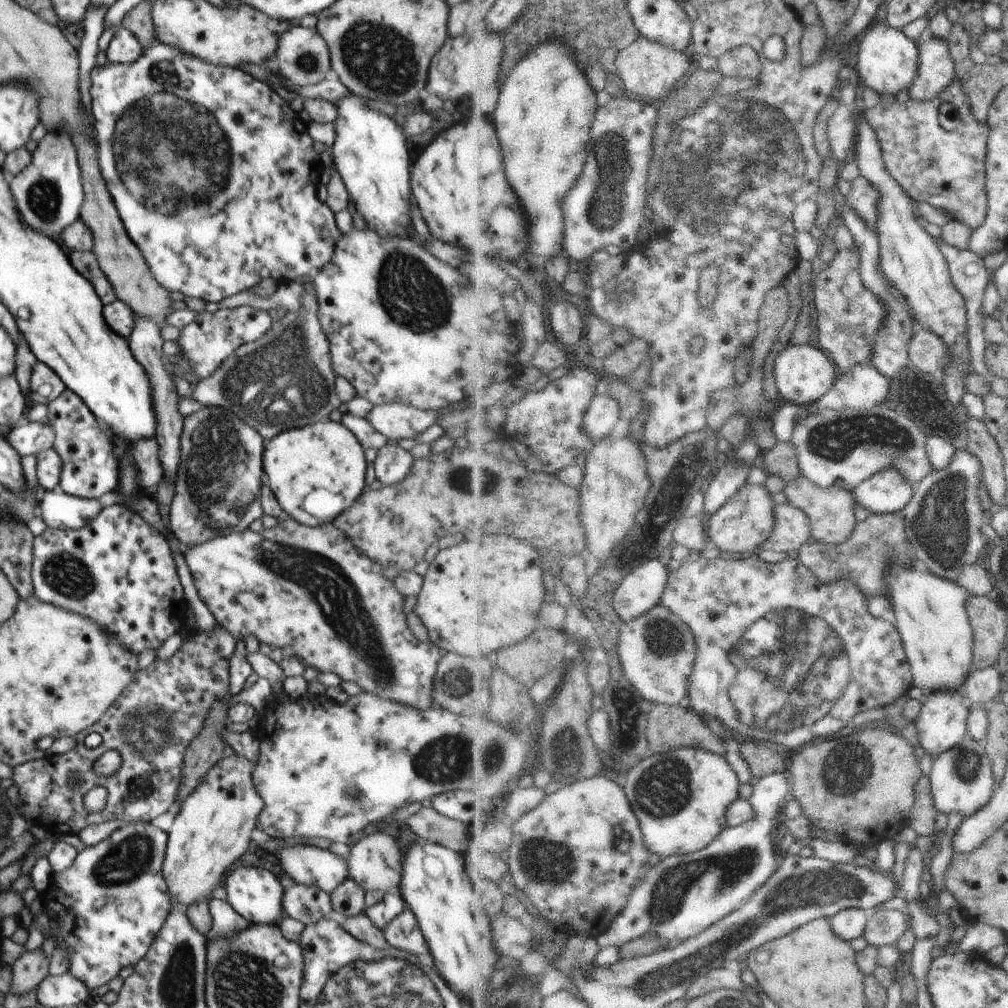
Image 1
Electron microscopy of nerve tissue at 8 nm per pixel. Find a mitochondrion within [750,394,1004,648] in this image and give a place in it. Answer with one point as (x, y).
(942, 522)

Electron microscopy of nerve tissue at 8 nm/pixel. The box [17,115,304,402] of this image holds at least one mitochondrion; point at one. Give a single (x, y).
(43, 198)

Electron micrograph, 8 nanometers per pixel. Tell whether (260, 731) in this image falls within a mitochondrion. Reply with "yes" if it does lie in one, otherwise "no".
no

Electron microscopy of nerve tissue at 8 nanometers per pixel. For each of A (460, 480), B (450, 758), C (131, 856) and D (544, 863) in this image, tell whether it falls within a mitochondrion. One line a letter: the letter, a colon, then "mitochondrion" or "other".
A: mitochondrion
B: mitochondrion
C: mitochondrion
D: mitochondrion

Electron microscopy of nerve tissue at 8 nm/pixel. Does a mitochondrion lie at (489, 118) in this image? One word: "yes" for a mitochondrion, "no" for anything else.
no

